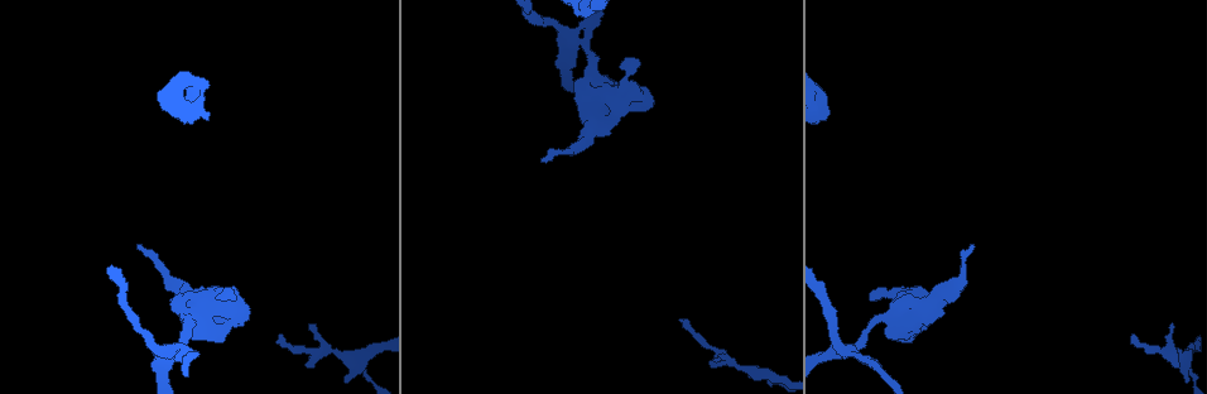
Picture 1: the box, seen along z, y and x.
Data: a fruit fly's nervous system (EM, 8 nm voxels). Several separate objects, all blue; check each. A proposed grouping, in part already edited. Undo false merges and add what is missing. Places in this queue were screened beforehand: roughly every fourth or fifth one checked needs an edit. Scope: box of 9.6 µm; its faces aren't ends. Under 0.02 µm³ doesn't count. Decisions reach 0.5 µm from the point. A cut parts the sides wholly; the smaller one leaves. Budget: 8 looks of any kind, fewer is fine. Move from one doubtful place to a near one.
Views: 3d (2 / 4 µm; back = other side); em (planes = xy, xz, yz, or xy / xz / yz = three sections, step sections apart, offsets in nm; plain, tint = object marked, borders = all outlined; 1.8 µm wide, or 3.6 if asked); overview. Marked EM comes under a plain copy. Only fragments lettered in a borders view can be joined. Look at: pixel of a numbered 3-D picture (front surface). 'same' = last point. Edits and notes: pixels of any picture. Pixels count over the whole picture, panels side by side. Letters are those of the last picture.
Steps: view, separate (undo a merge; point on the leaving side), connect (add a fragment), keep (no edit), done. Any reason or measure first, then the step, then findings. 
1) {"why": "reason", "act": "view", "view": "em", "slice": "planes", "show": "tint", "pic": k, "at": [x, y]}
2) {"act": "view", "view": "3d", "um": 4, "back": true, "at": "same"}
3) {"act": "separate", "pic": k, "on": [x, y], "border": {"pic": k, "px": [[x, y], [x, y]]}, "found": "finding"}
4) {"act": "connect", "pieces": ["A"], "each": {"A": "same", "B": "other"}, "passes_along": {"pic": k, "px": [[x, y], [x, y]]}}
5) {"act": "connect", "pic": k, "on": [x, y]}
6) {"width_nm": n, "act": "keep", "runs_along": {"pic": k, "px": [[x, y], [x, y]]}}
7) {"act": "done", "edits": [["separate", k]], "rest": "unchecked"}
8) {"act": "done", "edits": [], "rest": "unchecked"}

{"why": "free end", "act": "view", "view": "em", "um": 3.6, "slice": "planes", "show": "borders", "pic": 1, "at": [581, 99]}

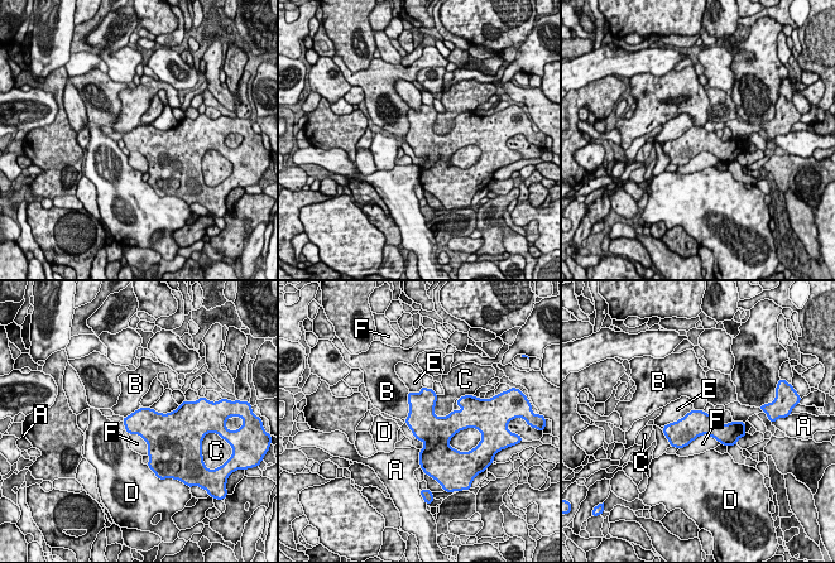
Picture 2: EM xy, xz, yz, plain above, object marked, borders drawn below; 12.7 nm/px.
{"longest_contact_nm": ["F", 550], "act": "keep", "each": {"A": "other", "B": "other", "C": "other", "D": "other", "E": "other", "F": "other"}, "runs_along": {"pic": 2, "px": [[738, 424], [734, 428], [667, 429]]}, "found": "none of them fits"}

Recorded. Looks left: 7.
{"why": "branch stops here", "act": "view", "view": "em", "um": 3.6, "slice": "planes", "show": "borders", "pic": 1, "at": [973, 247]}

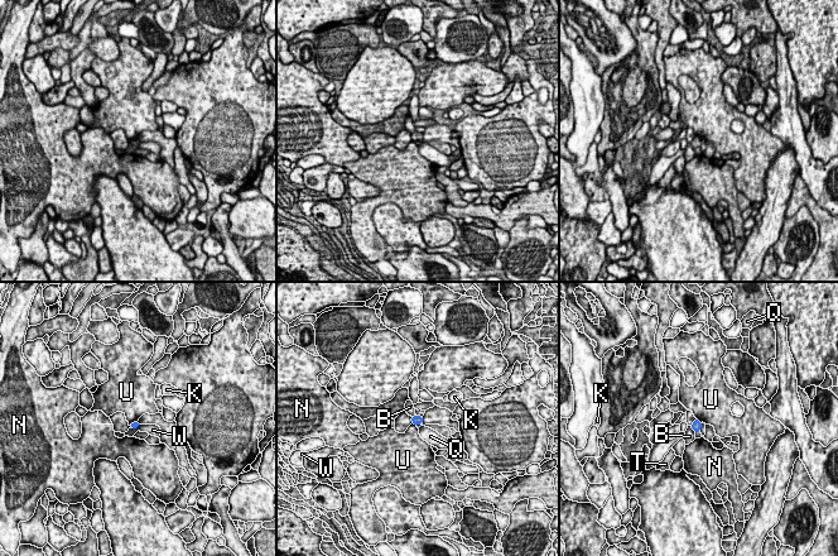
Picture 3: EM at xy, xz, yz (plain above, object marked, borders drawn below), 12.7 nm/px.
{"act": "keep", "each": {"B": "other", "K": "other", "N": "other", "Q": "other", "T": "other", "U": "other", "W": "other"}, "border": {"pic": 3, "px": [[140, 425], [130, 429]]}, "found": "none of them fits"}

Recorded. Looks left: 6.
{"why": "sudden change in width", "act": "view", "view": "3d", "um": 2, "pic": 1, "at": [579, 41]}

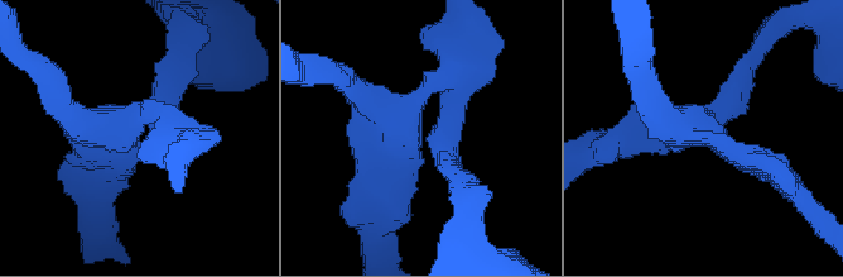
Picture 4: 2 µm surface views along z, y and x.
{"why": "need the tissue", "act": "view", "view": "em", "slice": "planes", "show": "borders", "pic": 4, "at": [412, 140]}

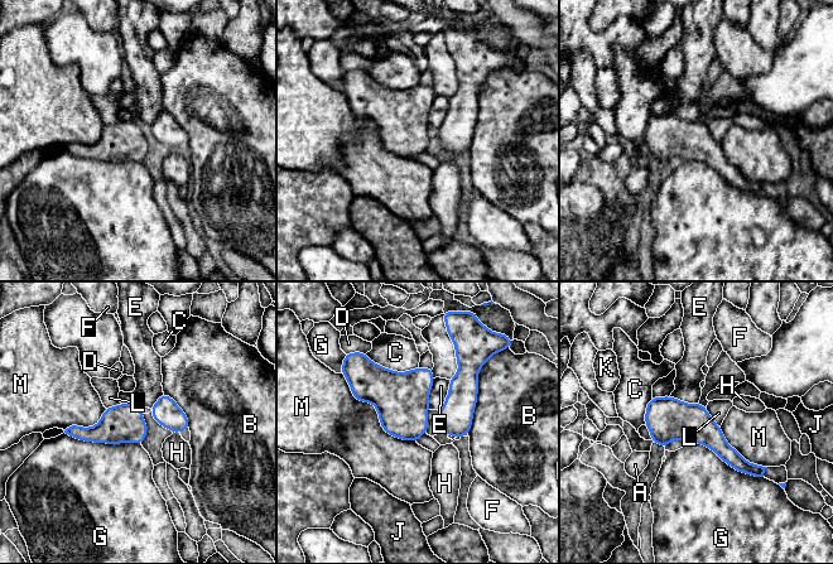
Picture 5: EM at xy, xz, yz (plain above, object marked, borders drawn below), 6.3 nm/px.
{"width_nm": 260, "act": "keep", "each": {"A": "other", "B": "other", "C": "other", "D": "other", "E": "other", "F": "other", "G": "other", "H": "other", "J": "other", "K": "other", "L": "other", "M": "other"}, "runs_along": {"pic": 5, "px": [[651, 403], [759, 471]]}, "found": "one neuron here"}

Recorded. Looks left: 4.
{"act": "done", "edits": [], "rest": "unchecked"}

